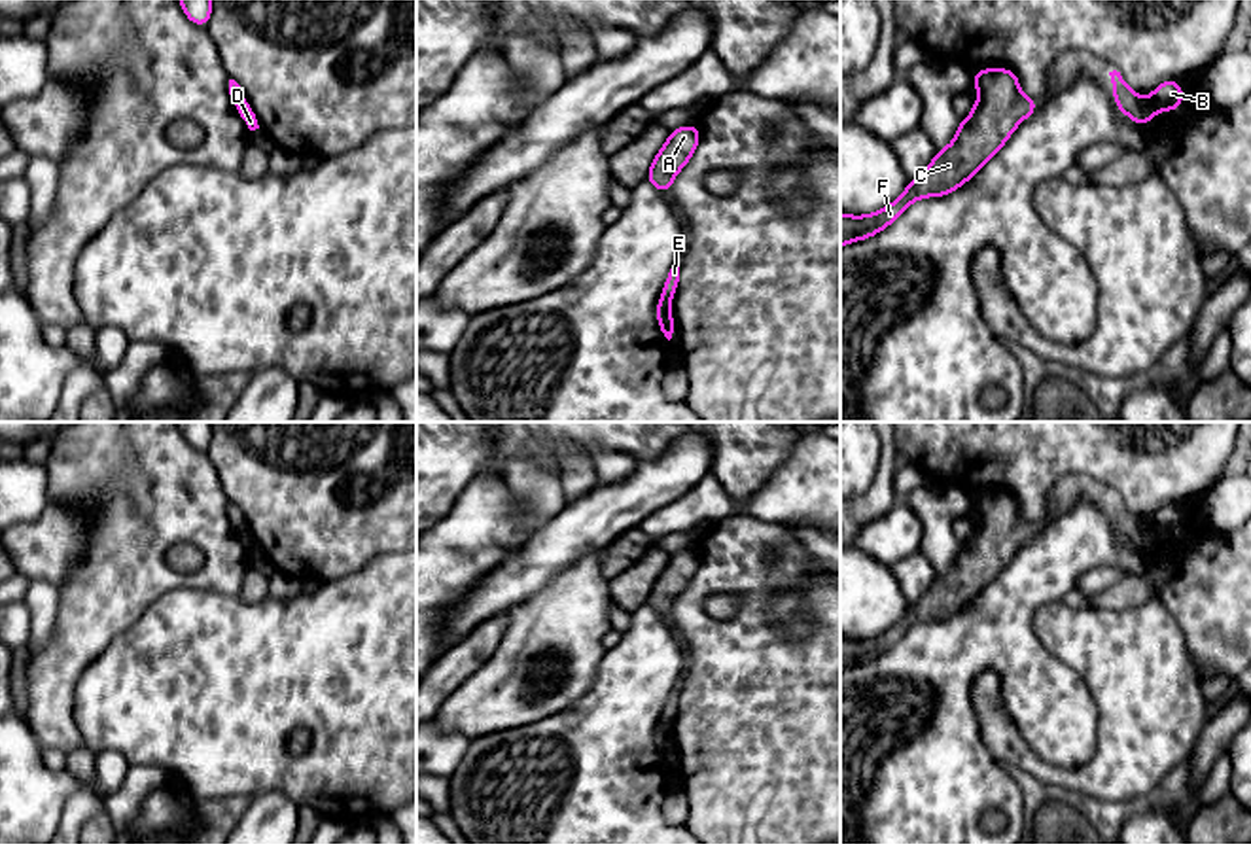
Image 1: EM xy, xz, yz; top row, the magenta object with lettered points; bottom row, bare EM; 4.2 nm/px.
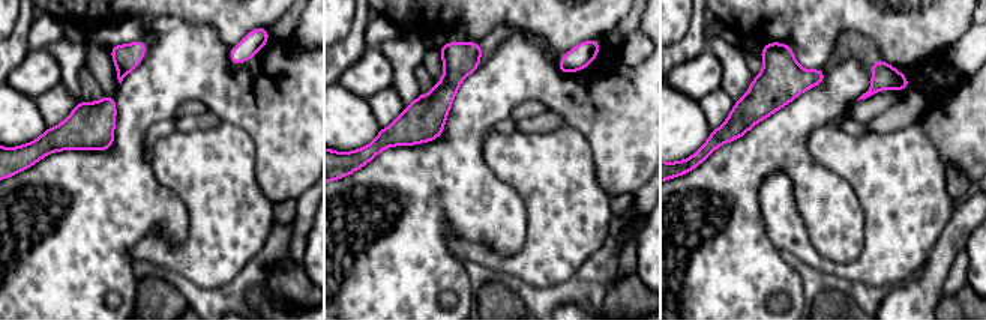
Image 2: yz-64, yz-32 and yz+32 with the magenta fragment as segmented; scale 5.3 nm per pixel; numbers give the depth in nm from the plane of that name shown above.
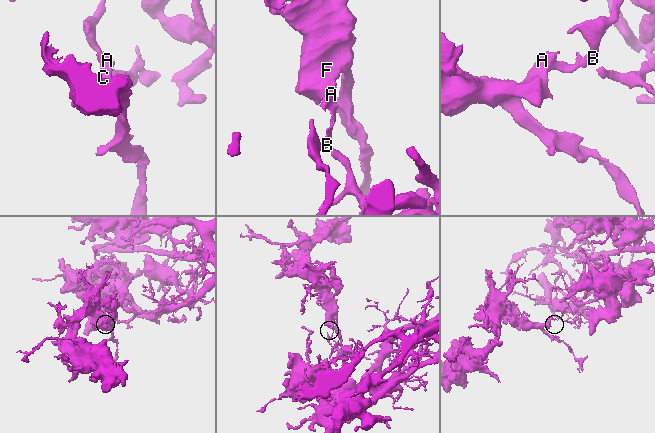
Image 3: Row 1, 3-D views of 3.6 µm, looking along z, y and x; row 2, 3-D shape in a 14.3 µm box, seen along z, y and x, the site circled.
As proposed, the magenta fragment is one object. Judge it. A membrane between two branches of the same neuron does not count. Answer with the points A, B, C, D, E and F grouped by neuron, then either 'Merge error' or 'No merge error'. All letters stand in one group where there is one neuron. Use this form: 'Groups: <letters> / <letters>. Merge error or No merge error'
Groups: A C D E F / B. Merge error

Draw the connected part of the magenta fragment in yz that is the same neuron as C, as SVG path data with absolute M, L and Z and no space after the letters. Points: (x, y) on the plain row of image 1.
M982 492L971 500L980 515L967 543L952 568L937 573L931 589L910 604L897 624L869 640L840 636L840 672L874 660L891 649L916 623L943 621L961 611L1001 573L1022 543L1030 541L1039 526L1020 517L1018 500L1009 492Z

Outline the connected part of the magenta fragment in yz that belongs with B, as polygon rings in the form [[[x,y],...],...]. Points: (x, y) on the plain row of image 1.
[[[1168,501],[1145,524],[1156,534],[1173,536],[1183,528],[1183,520],[1185,517],[1181,509],[1175,503]]]

